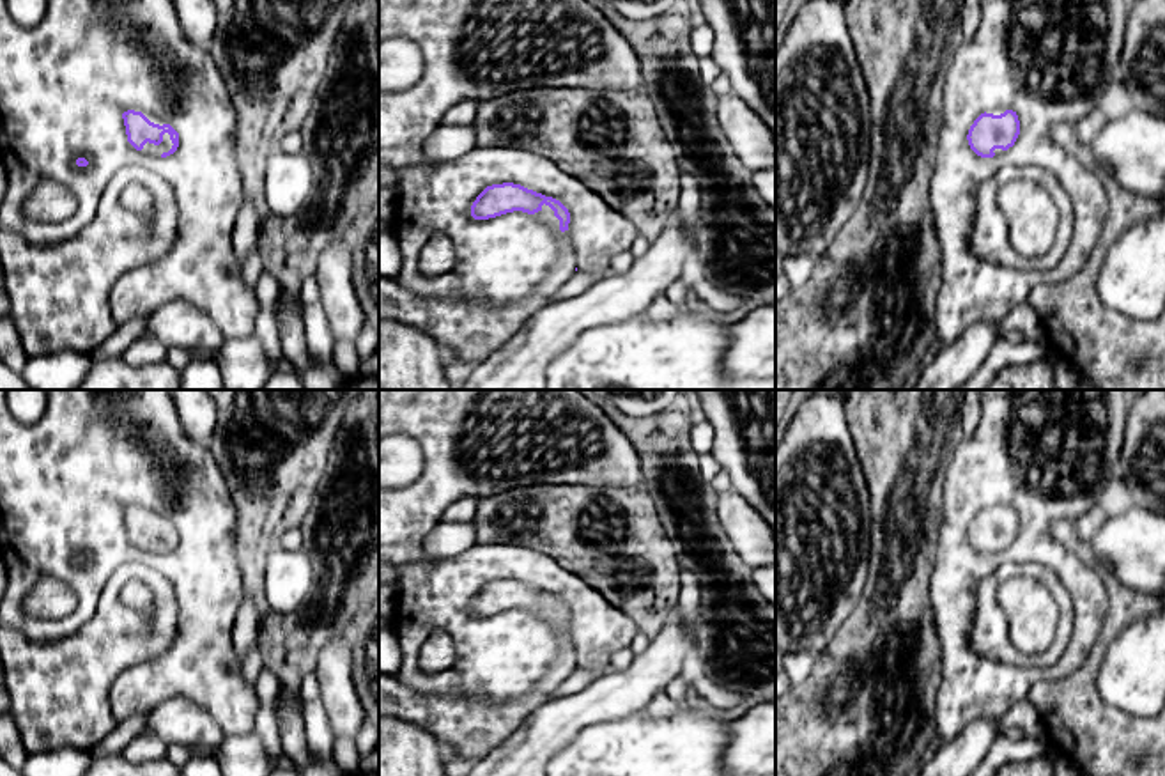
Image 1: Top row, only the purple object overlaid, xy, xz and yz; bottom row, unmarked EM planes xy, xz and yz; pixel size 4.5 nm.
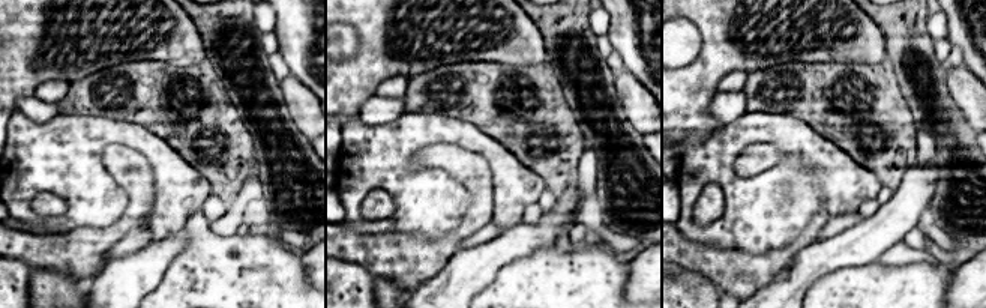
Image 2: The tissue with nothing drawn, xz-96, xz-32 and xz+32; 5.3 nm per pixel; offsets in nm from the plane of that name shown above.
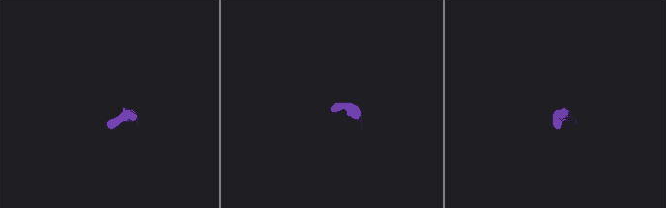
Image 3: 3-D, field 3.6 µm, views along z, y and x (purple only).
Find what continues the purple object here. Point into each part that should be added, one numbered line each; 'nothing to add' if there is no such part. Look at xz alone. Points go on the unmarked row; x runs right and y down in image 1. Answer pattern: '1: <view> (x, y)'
1: xz (473, 727)

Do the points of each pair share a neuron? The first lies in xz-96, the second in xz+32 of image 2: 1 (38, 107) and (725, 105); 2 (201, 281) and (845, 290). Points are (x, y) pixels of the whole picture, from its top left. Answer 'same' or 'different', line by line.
1: same
2: same

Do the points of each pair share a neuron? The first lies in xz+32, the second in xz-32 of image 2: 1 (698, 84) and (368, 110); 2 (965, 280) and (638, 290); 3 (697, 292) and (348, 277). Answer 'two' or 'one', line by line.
1: two
2: one
3: one

